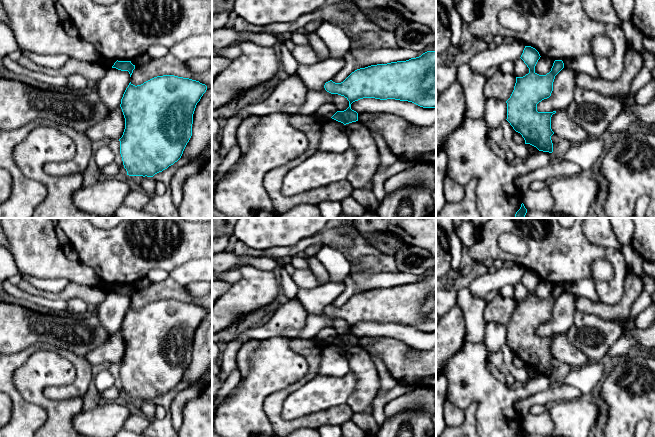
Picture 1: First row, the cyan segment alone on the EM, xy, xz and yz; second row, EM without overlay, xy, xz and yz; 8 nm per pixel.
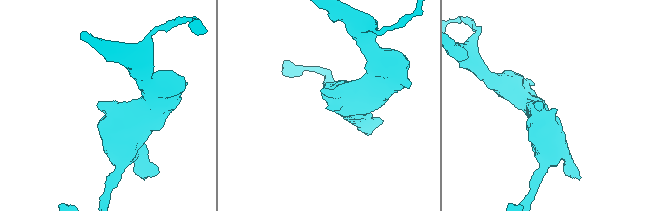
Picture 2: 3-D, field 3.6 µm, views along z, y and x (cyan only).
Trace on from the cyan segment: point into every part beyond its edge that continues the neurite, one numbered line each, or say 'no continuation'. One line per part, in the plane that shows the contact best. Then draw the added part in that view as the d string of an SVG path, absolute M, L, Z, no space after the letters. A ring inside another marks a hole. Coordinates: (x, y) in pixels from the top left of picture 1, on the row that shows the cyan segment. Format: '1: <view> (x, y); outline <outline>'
no continuation

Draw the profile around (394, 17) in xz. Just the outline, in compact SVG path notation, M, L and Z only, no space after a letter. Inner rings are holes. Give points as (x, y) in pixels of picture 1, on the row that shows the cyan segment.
M385 8L369 14L364 14L364 19L368 22L375 23L376 25L375 19L384 19L394 27L394 30L405 20L400 12Z

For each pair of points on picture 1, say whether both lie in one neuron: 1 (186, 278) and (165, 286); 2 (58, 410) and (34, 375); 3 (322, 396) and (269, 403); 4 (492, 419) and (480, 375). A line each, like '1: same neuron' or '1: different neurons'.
1: different neurons
2: same neuron
3: different neurons
4: same neuron

